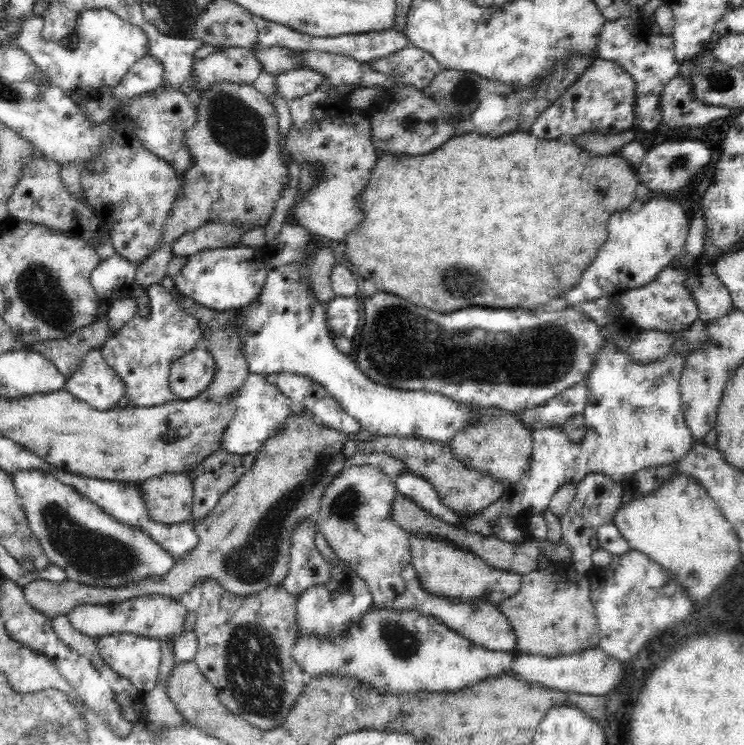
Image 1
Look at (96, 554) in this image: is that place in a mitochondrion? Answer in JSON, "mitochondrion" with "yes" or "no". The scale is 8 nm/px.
{"mitochondrion":"yes"}

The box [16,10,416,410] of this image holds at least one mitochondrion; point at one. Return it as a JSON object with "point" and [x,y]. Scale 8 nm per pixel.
{"point":[233,124]}

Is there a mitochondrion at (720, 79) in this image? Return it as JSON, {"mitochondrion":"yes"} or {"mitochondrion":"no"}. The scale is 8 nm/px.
{"mitochondrion":"yes"}

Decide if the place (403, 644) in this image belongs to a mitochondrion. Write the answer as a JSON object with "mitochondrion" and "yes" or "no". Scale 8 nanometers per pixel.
{"mitochondrion":"yes"}

